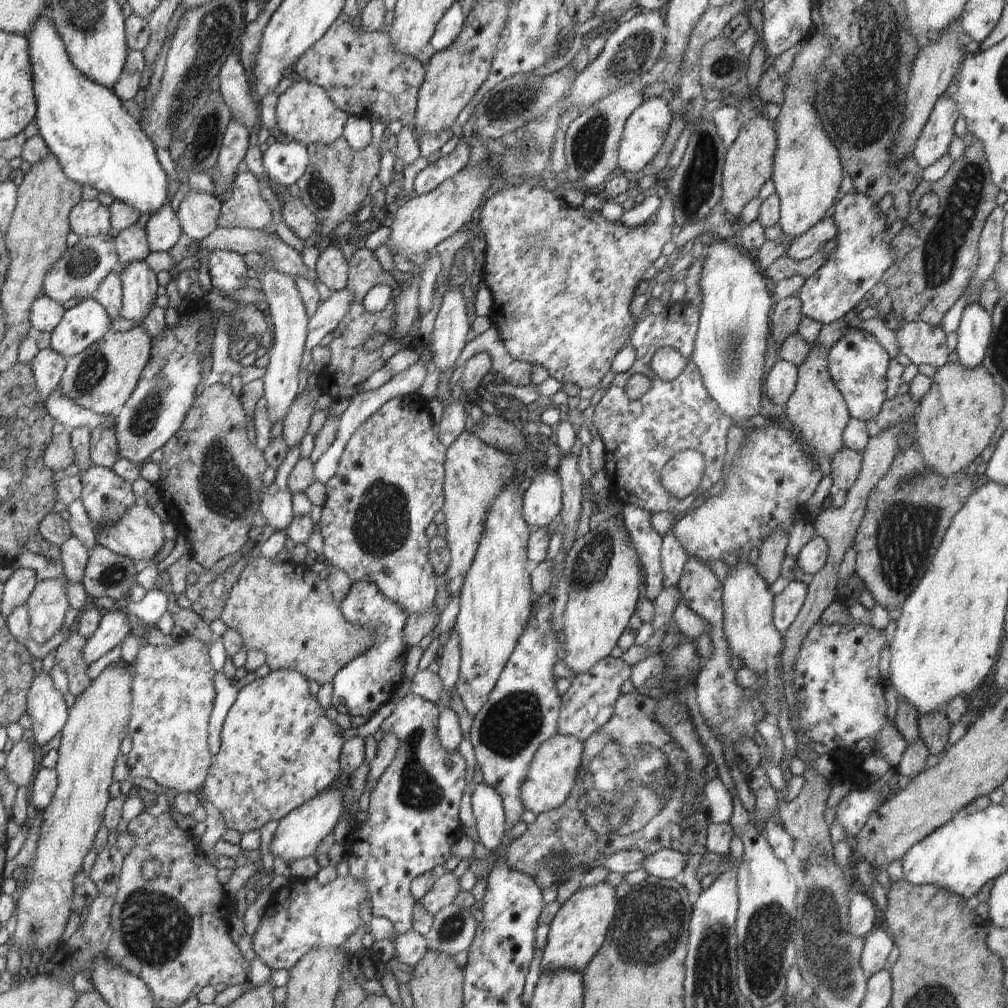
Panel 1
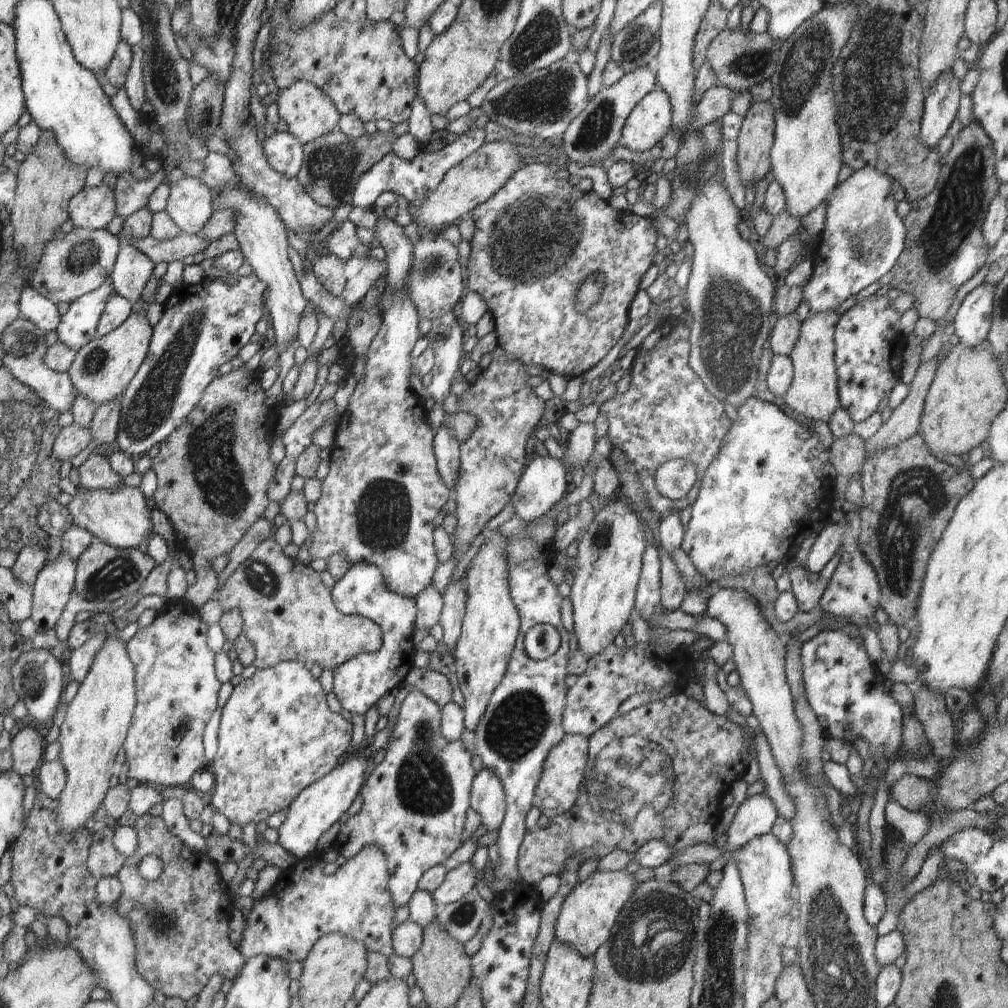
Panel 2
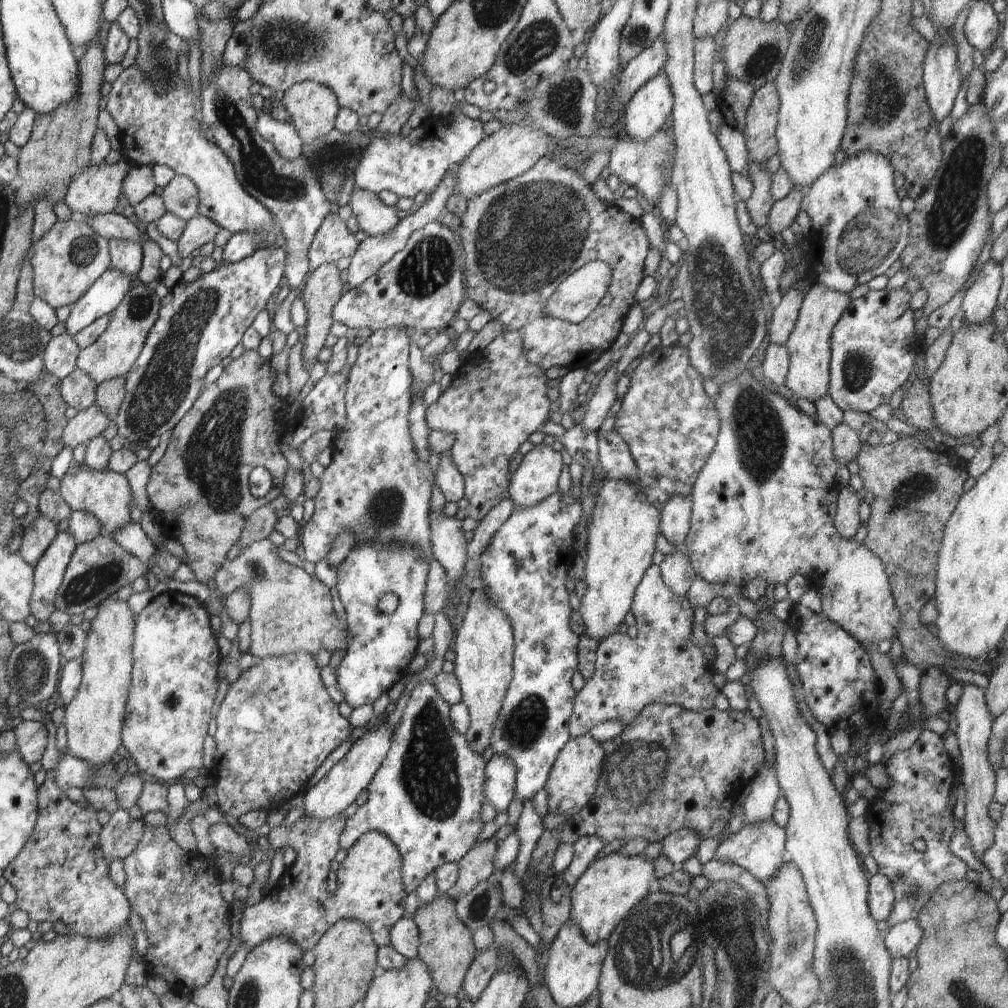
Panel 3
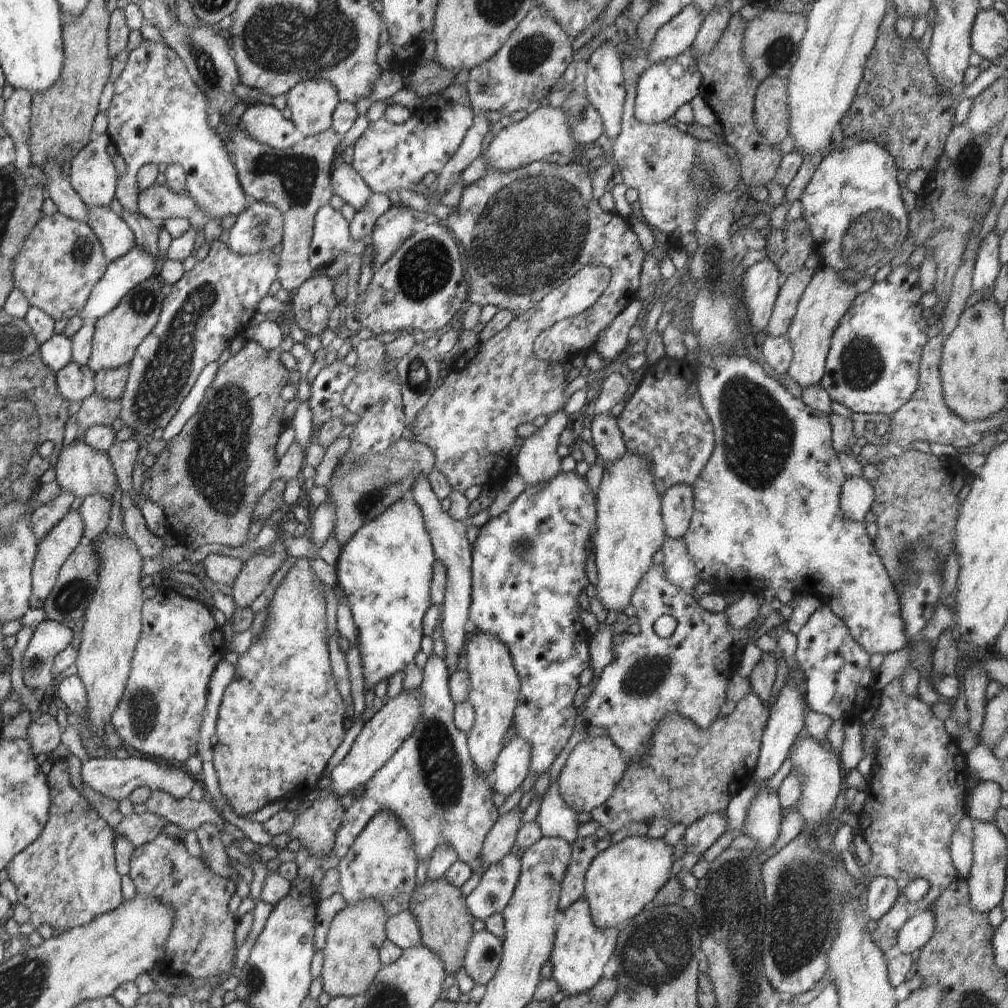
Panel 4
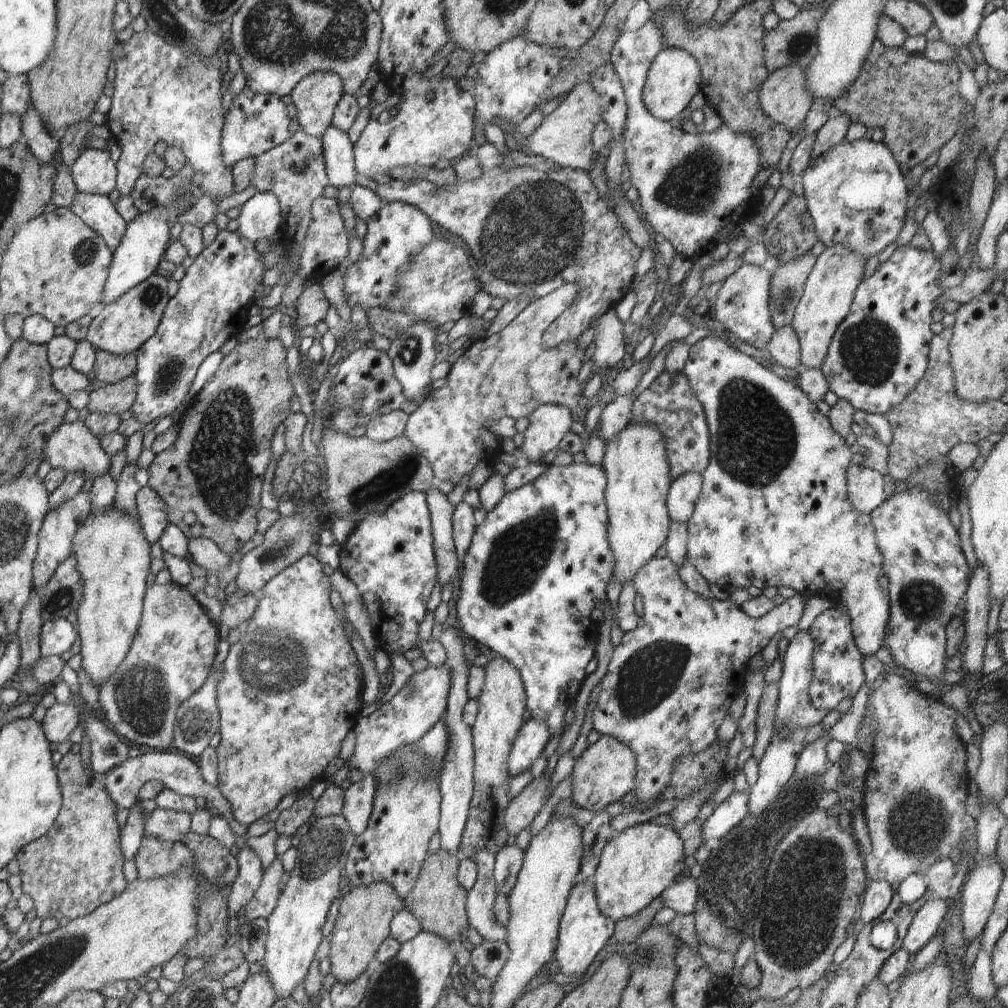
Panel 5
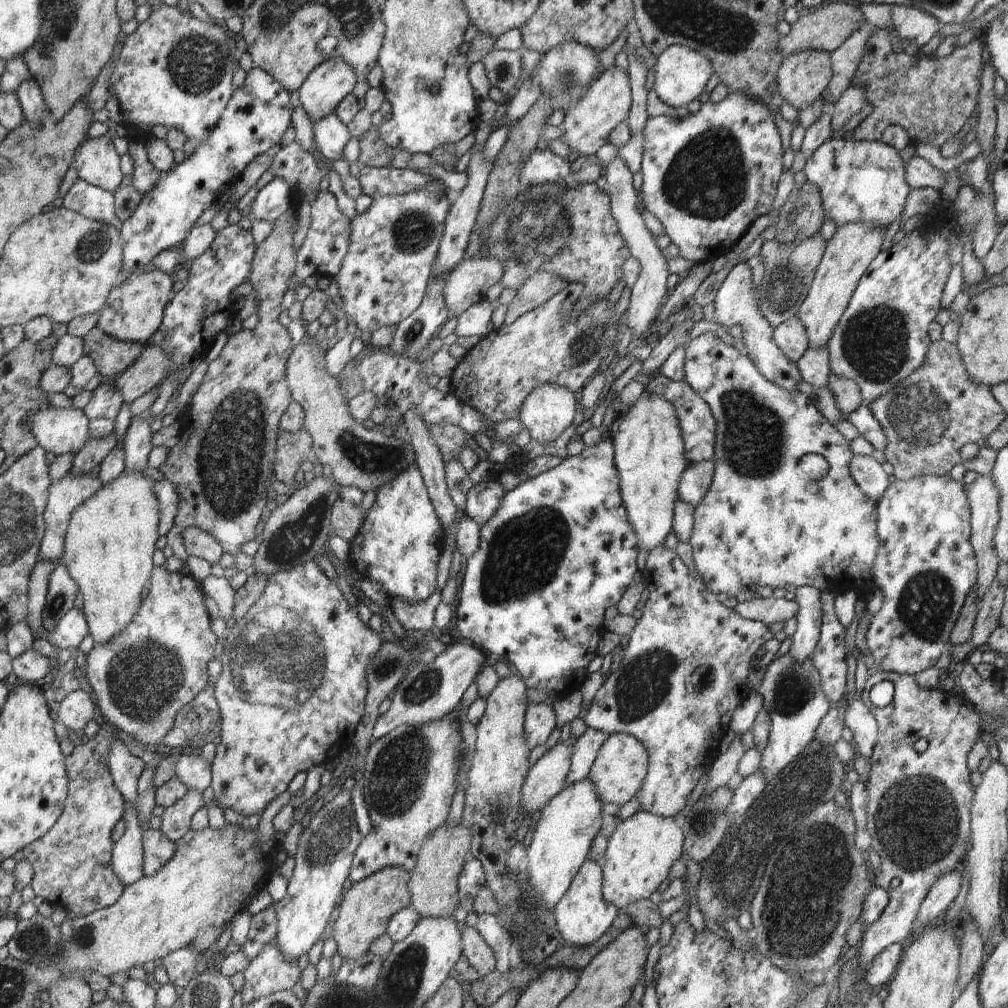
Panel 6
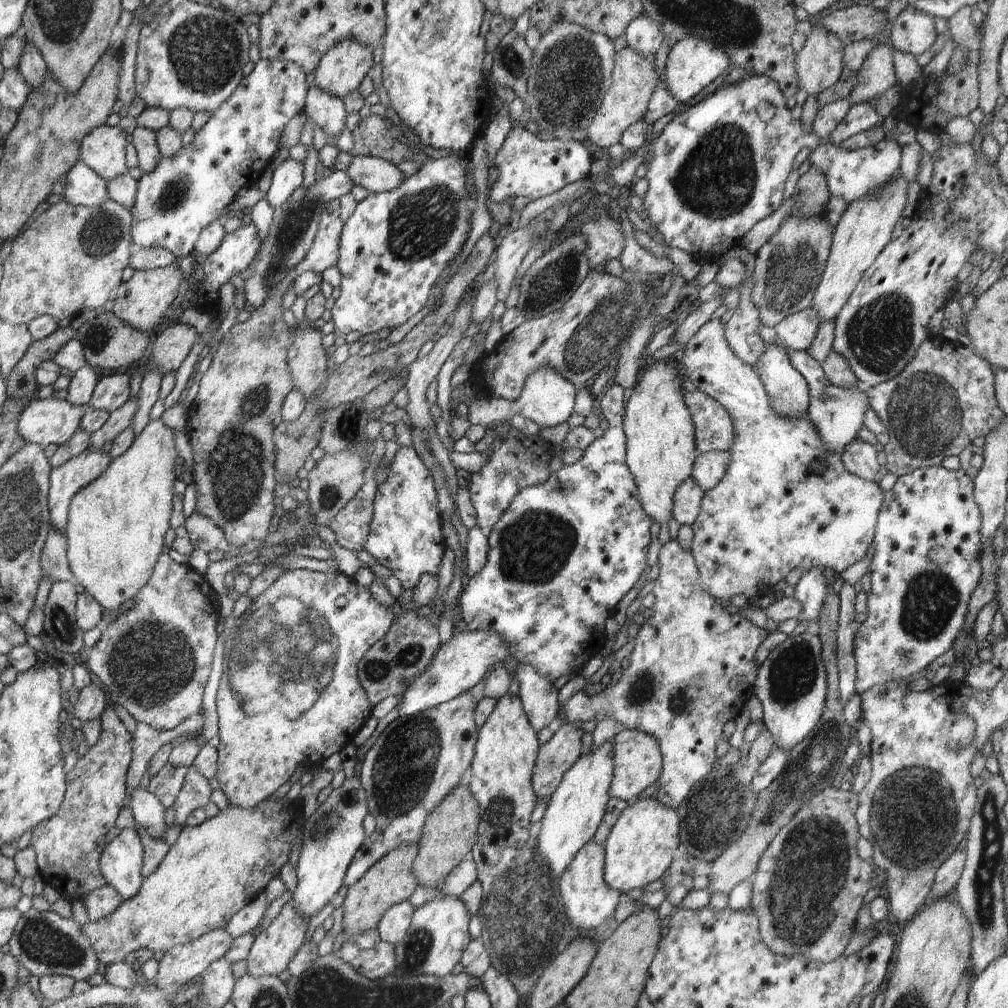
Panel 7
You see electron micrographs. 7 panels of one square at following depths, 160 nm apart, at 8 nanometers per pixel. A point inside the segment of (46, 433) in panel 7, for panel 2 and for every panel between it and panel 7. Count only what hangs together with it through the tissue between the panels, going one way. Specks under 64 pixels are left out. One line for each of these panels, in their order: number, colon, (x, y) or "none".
2: (121, 518)
3: (106, 494)
4: (81, 470)
5: (72, 448)
6: (59, 431)

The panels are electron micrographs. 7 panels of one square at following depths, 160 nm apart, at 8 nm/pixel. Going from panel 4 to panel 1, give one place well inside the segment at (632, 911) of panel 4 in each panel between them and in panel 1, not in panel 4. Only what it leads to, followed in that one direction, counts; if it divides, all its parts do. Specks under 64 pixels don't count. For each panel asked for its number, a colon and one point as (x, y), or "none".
1: (576, 933)
2: (588, 913)
3: (612, 886)

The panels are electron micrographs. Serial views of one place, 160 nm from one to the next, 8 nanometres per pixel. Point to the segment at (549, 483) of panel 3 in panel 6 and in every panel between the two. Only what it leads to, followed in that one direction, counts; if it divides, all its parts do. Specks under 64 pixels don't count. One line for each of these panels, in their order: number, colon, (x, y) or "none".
4: (537, 462)
5: (550, 423)
6: (549, 410)

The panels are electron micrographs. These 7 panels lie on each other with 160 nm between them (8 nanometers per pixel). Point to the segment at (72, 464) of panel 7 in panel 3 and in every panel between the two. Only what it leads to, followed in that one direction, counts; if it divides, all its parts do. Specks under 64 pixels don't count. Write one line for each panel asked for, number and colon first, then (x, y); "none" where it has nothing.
3: (48, 571)
4: (56, 547)
5: (56, 538)
6: (64, 496)

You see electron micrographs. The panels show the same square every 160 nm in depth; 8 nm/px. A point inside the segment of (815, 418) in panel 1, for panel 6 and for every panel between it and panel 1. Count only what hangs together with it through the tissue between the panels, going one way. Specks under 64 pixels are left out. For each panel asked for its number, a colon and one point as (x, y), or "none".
2: (813, 393)
3: (809, 348)
4: (827, 298)
5: (829, 292)
6: (847, 255)

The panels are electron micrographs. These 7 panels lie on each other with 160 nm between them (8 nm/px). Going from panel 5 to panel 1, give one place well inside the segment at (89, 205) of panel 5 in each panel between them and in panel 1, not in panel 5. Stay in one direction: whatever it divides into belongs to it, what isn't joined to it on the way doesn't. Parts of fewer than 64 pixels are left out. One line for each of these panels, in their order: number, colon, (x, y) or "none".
1: (140, 289)
2: (132, 269)
3: (126, 255)
4: (116, 239)

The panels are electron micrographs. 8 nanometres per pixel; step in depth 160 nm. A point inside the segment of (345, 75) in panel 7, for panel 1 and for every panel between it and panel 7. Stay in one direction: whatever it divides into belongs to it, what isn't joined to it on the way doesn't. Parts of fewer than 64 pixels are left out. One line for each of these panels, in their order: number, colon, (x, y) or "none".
1: (304, 112)
2: (309, 113)
3: (314, 107)
4: (312, 102)
5: (315, 98)
6: (326, 86)

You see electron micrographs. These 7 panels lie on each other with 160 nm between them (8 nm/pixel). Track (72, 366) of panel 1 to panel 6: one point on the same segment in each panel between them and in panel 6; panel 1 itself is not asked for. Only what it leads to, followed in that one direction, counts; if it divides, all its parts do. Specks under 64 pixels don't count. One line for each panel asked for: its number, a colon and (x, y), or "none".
2: (102, 369)
3: (117, 348)
4: (116, 337)
5: (124, 325)
6: (133, 312)

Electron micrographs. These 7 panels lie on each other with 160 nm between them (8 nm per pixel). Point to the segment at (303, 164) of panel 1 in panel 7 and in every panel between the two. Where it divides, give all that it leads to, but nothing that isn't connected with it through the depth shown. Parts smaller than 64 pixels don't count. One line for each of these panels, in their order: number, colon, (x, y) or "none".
2: (284, 152)
3: (283, 136)
4: (265, 123)
5: (257, 123)
6: (256, 118)
7: (185, 193)

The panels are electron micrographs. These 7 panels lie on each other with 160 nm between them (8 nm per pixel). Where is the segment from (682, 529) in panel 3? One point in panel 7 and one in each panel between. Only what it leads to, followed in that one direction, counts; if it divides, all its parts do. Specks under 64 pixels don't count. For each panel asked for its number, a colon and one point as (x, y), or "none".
4: (677, 503)
5: (684, 492)
6: (694, 482)
7: (709, 469)

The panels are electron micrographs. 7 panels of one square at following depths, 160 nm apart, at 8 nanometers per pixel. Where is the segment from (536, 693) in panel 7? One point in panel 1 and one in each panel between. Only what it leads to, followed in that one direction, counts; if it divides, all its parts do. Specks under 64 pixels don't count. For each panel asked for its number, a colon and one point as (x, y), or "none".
1: (487, 806)
2: (488, 796)
3: (499, 786)
4: (512, 767)
5: (533, 736)
6: (540, 722)

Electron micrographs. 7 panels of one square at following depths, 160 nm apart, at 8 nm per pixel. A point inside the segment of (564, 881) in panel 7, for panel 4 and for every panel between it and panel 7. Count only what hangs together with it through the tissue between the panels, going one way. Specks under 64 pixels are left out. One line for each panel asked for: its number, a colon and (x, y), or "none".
4: (580, 951)
5: (583, 932)
6: (582, 917)

